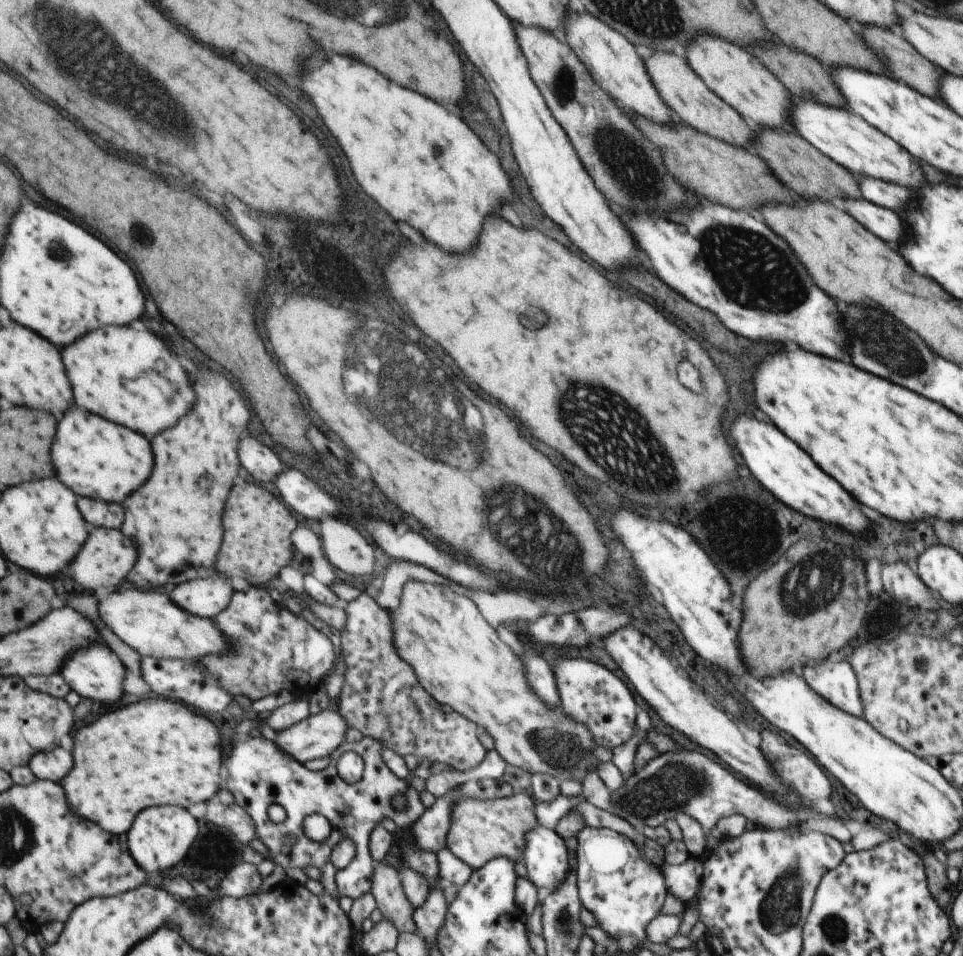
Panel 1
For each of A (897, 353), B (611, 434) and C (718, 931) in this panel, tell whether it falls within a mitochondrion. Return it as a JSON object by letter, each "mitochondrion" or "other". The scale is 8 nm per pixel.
{"A":"mitochondrion","B":"mitochondrion","C":"other"}

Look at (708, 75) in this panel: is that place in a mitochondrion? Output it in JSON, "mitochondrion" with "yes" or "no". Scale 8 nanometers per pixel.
{"mitochondrion":"no"}

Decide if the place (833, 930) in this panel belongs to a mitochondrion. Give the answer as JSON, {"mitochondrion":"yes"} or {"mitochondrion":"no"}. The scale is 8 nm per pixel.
{"mitochondrion":"yes"}

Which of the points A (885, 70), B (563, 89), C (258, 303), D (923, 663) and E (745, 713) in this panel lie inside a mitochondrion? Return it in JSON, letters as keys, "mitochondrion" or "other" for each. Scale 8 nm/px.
{"A":"other","B":"mitochondrion","C":"other","D":"mitochondrion","E":"other"}

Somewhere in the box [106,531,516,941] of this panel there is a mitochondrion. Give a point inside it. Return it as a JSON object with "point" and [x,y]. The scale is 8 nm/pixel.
{"point":[210,921]}

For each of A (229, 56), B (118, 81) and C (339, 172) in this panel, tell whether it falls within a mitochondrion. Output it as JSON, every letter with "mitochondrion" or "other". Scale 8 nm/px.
{"A":"other","B":"mitochondrion","C":"other"}

